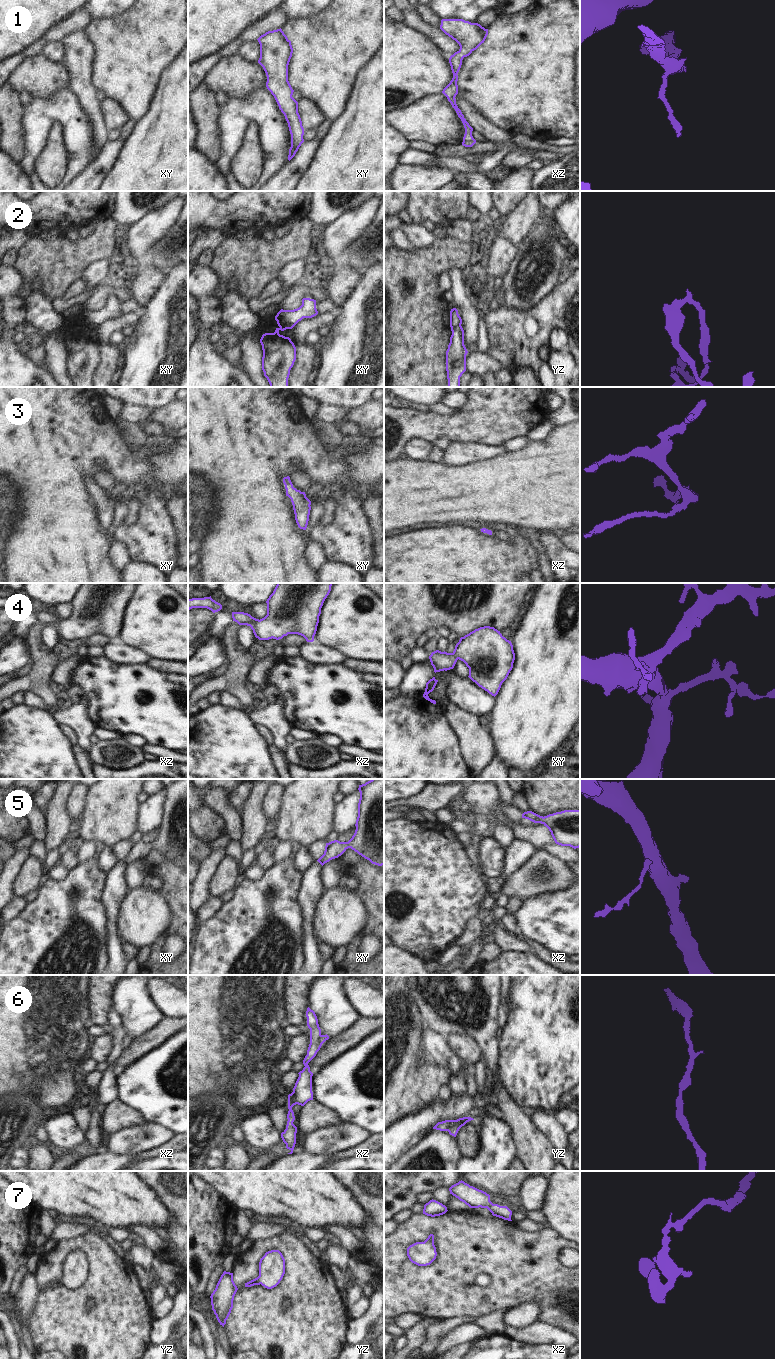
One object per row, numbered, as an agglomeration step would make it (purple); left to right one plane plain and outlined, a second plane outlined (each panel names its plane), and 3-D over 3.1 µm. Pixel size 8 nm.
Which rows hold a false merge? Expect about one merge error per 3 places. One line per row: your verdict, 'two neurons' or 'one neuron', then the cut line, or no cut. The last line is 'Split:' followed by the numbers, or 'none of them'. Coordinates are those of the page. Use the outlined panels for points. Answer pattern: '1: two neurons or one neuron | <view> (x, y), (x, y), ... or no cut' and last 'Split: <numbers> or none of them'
1: one neuron | no cut
2: two neurons | yz (460, 324), (451, 328)
3: one neuron | no cut
4: one neuron | no cut
5: one neuron | no cut
6: one neuron | no cut
7: one neuron | no cut
Split: 2

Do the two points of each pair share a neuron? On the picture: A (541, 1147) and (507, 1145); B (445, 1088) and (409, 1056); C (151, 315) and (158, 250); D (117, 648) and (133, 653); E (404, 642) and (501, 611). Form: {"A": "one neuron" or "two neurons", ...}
{"A": "two neurons", "B": "two neurons", "C": "two neurons", "D": "one neuron", "E": "one neuron"}

